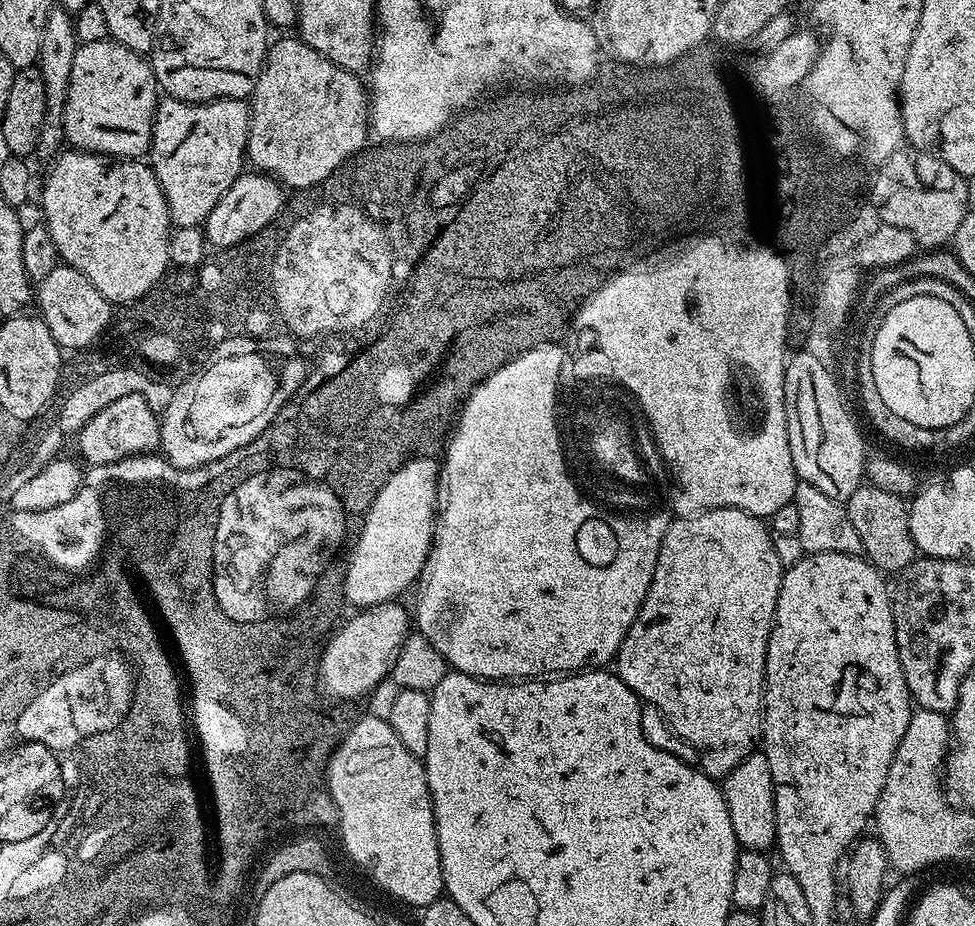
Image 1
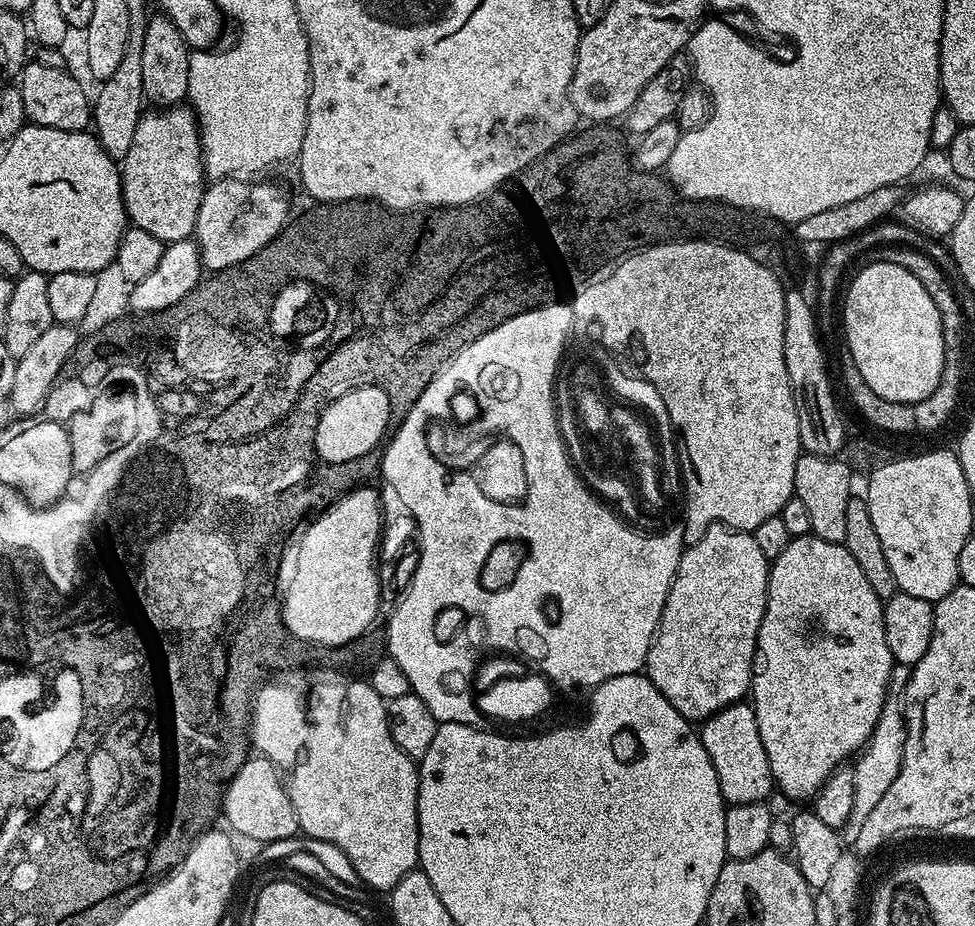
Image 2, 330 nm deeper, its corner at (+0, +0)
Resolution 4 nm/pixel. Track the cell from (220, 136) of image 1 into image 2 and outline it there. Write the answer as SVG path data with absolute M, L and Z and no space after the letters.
M168 106L143 113L133 144L122 159L122 183L124 208L135 227L154 234L154 238L163 240L165 245L187 240L195 233L206 173L200 125L191 107Z

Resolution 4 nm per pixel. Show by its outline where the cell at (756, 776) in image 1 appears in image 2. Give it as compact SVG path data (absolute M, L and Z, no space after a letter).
M751 703L732 704L714 713L699 725L698 731L702 746L706 746L706 754L710 754L710 762L714 762L725 805L762 804L772 796L774 781L770 762L766 758L766 746L762 746L758 734L756 709Z

